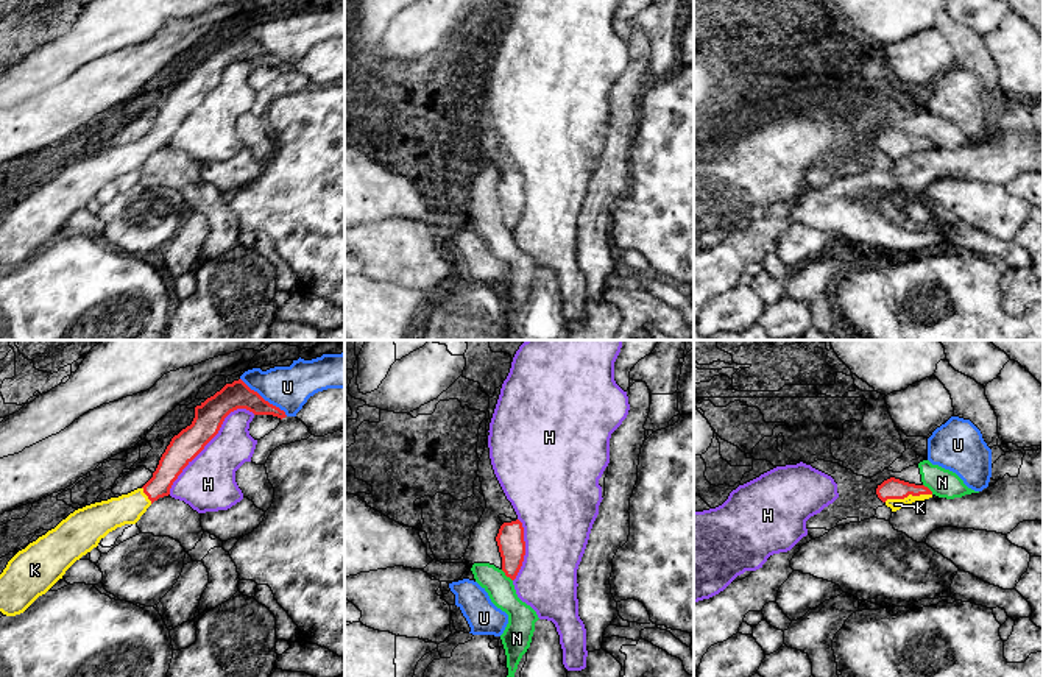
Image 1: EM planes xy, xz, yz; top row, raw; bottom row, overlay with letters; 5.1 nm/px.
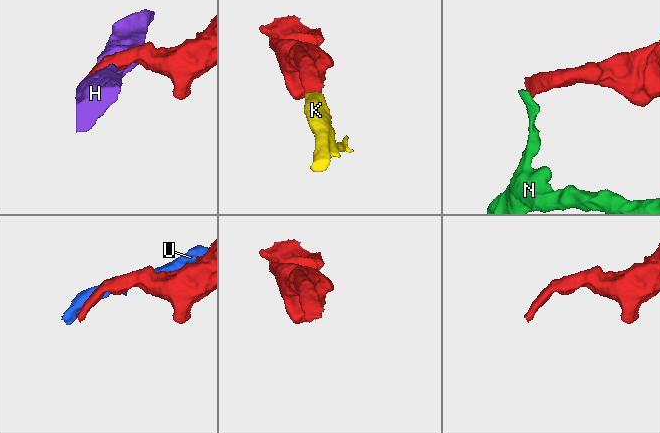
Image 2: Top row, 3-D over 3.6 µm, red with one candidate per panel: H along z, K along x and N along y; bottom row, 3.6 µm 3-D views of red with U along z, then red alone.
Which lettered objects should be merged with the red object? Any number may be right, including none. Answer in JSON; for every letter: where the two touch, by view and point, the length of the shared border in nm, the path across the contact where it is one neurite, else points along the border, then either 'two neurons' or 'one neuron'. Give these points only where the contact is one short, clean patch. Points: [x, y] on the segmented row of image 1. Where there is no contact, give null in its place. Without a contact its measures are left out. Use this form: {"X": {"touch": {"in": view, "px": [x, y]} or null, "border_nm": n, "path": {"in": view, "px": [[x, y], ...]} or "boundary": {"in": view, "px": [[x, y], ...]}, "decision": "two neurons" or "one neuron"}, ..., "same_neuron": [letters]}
{"H": {"touch": {"in": "xy", "px": [209, 440]}, "border_nm": 600, "decision": "two neurons"}, "K": {"touch": {"in": "yz", "px": [908, 495]}, "border_nm": 260, "path": {"in": "yz", "px": [[892, 489], [897, 493], [908, 495], [895, 504]]}, "decision": "one neuron"}, "N": {"touch": {"in": "xz", "px": [507, 576]}, "border_nm": 90, "decision": "two neurons"}, "U": {"touch": {"in": "xy", "px": [262, 398]}, "border_nm": 320, "decision": "two neurons"}, "same_neuron": ["K"]}

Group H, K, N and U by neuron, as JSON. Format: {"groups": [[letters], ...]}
{"groups": [["H"], ["K"], ["N"], ["U"]]}

